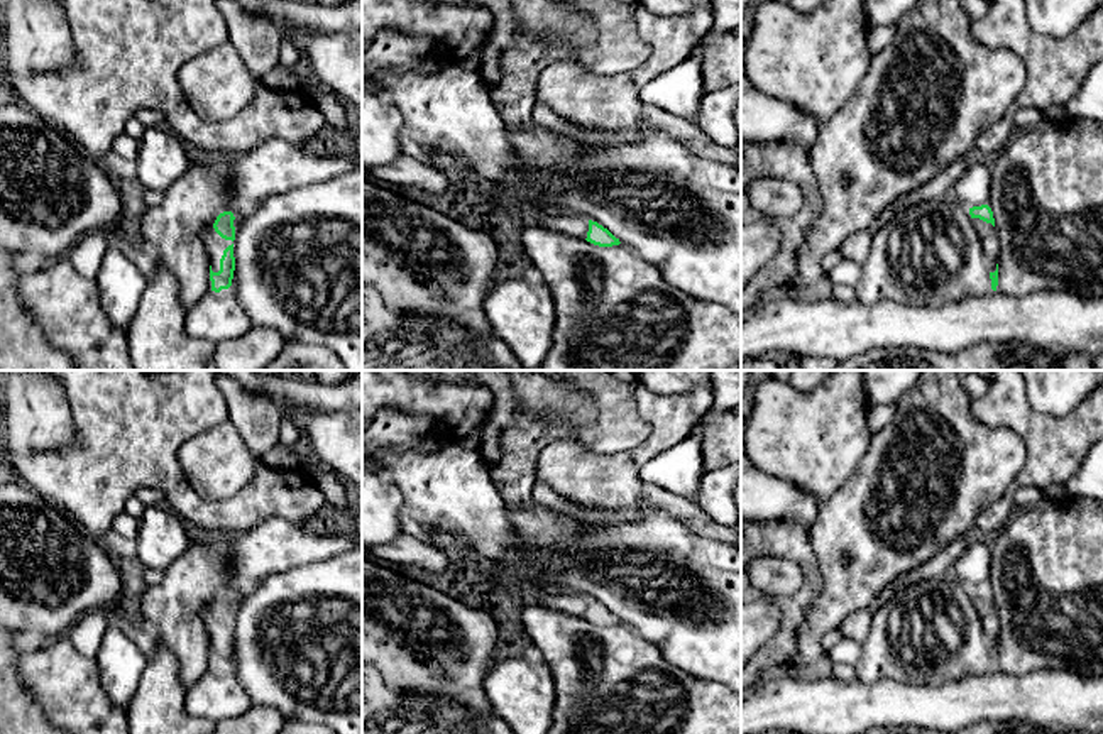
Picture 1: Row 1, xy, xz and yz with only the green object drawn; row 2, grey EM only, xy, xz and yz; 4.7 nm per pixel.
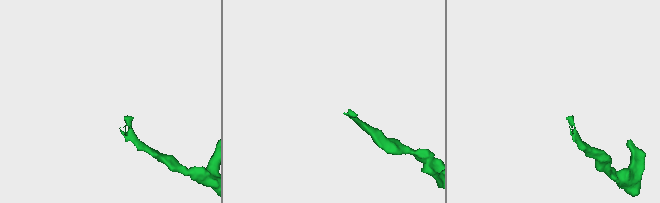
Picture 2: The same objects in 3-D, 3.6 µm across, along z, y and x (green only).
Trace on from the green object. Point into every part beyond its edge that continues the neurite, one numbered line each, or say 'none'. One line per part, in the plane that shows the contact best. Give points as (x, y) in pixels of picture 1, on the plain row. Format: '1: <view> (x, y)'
1: xy (215, 623)

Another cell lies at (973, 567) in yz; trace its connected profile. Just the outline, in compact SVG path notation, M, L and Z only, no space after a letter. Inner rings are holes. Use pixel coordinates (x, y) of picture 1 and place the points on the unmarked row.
M990 541L968 543L963 555L952 565L949 577L966 587L988 583L991 575L991 546Z

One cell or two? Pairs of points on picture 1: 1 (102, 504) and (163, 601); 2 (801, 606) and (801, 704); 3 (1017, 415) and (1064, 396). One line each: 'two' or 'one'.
1: two
2: two
3: two

